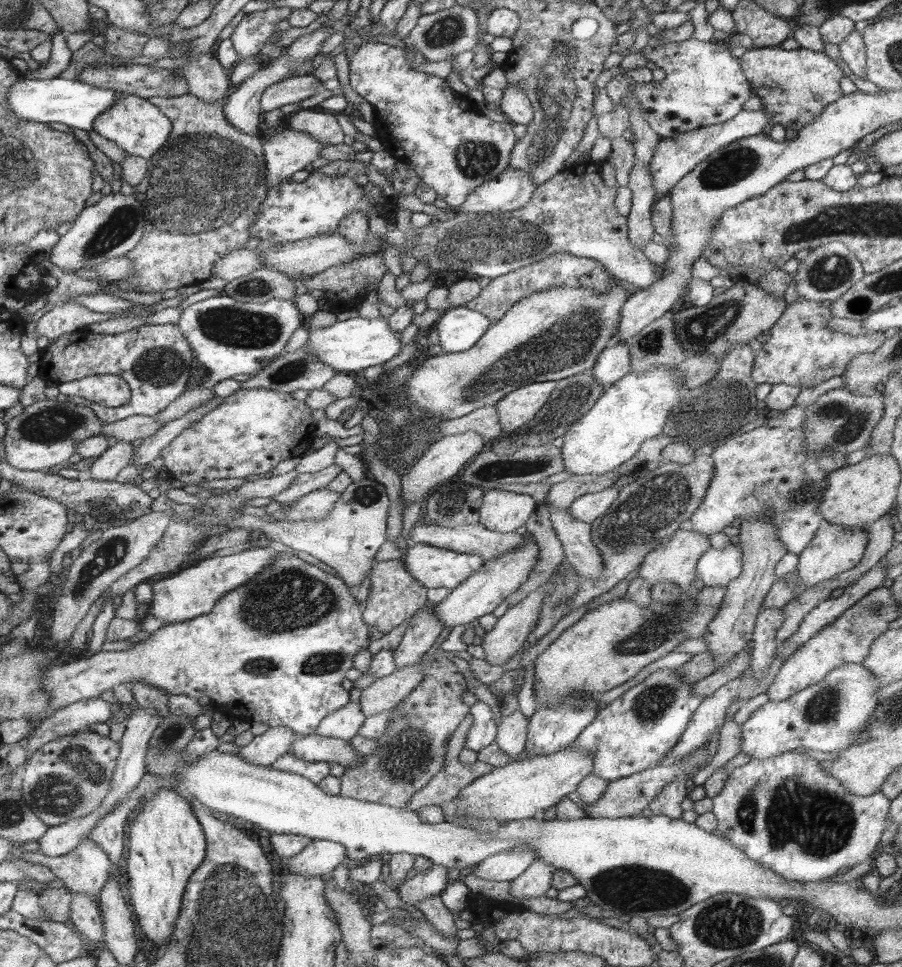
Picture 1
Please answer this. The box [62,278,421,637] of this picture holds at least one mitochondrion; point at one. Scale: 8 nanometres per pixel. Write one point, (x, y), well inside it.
(228, 325)

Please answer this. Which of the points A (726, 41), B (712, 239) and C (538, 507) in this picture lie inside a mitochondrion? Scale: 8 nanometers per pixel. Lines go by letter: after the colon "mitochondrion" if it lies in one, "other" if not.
A: other
B: other
C: other

